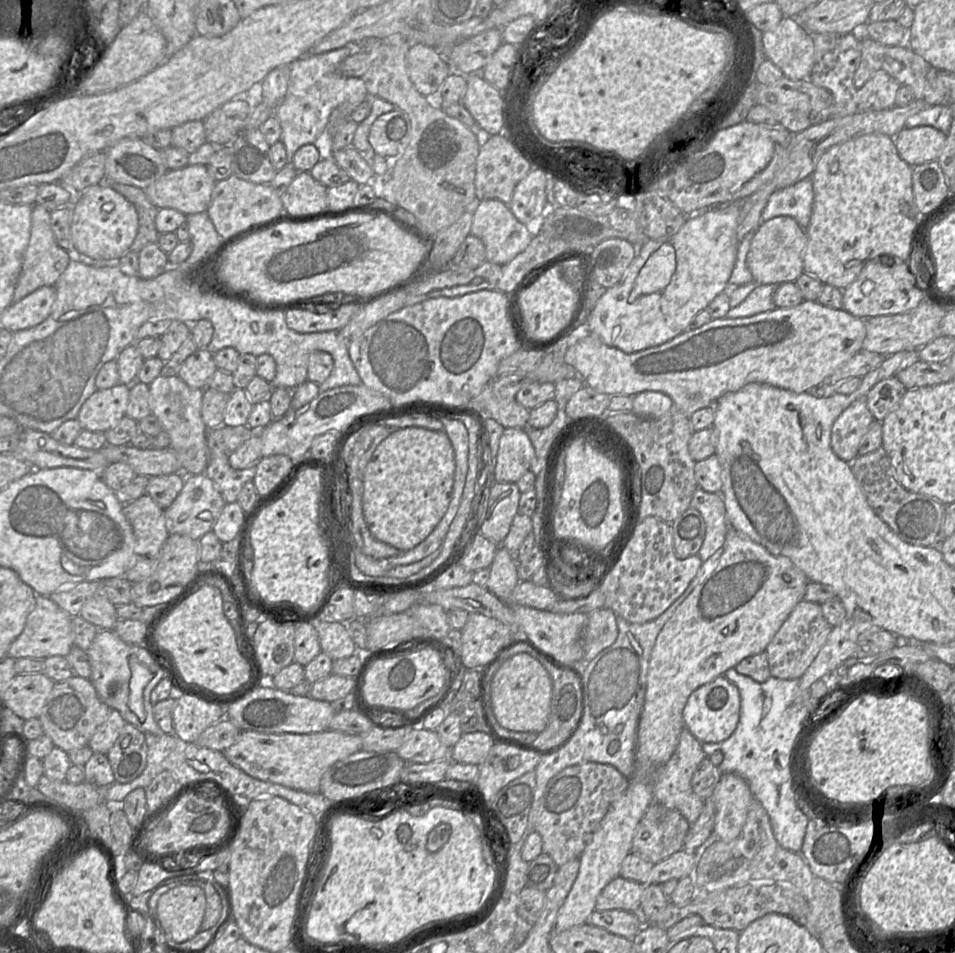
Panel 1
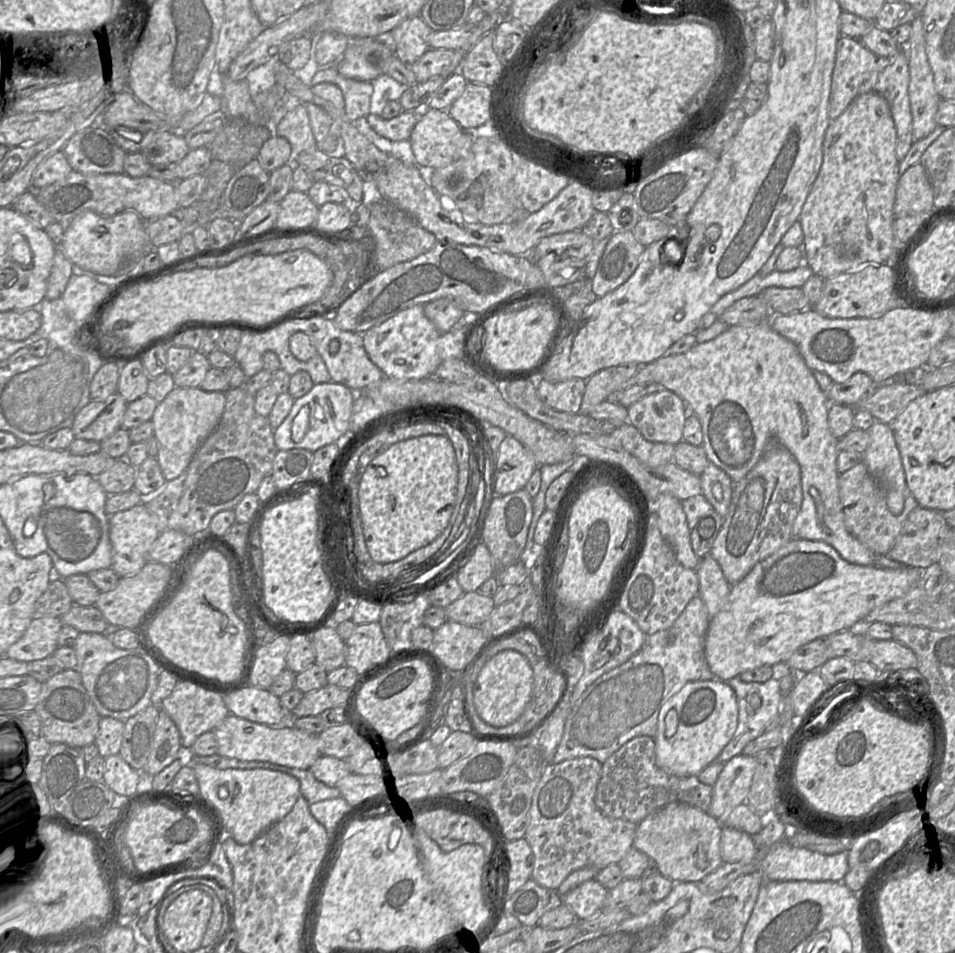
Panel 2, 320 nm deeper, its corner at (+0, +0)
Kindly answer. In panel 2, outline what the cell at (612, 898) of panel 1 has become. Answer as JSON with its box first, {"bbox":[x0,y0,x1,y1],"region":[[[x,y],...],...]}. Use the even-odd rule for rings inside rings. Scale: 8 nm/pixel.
{"bbox":[558,879,608,919],"region":[[[591,879],[558,897],[558,902],[565,904],[576,919],[586,919],[601,911],[607,894],[608,890],[602,884]]]}

